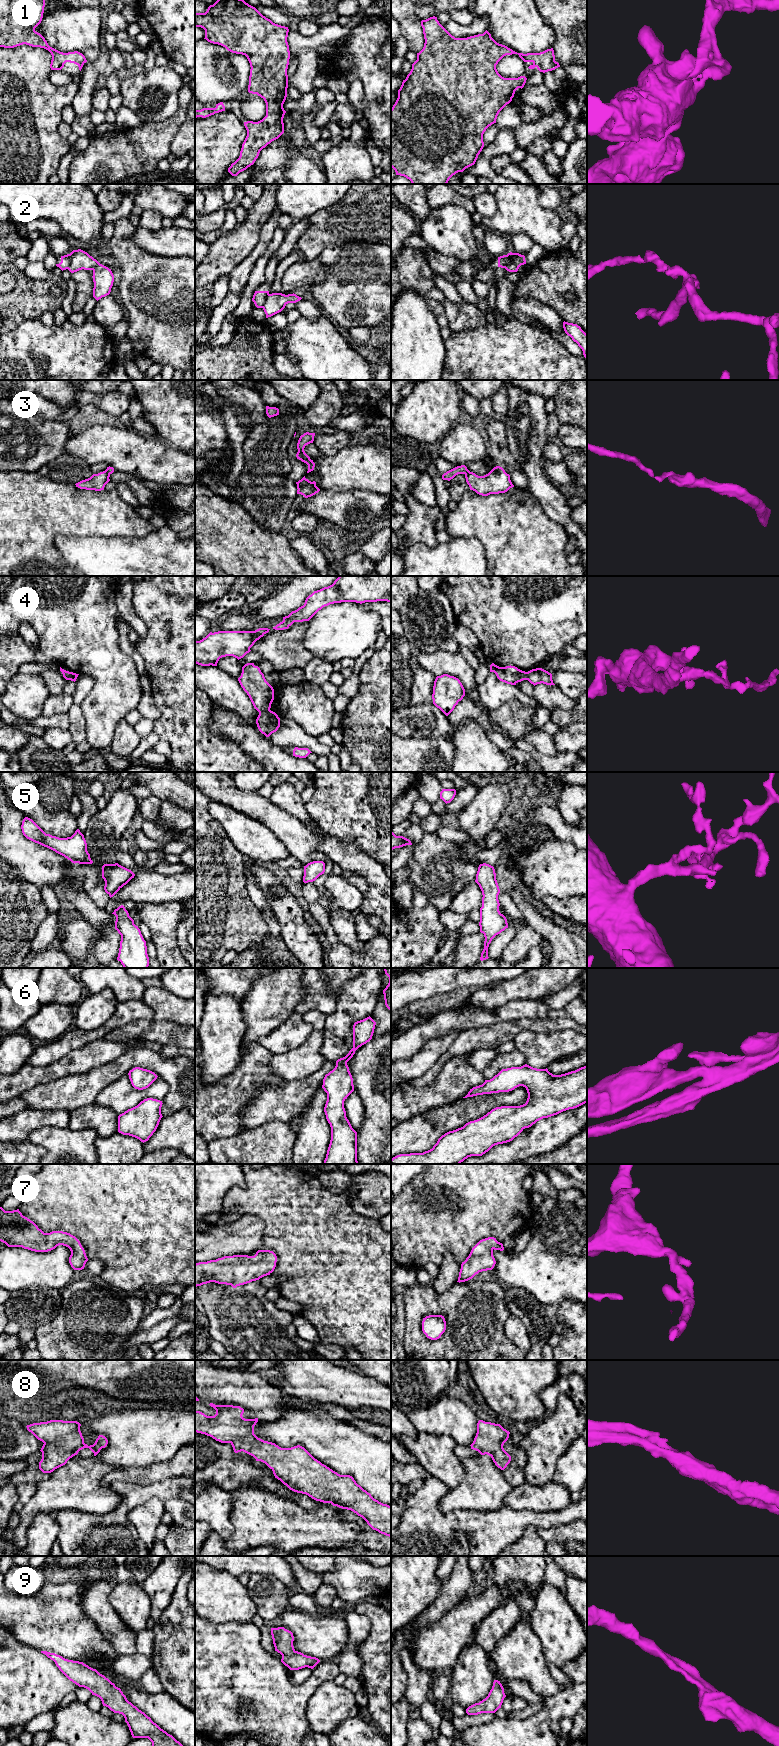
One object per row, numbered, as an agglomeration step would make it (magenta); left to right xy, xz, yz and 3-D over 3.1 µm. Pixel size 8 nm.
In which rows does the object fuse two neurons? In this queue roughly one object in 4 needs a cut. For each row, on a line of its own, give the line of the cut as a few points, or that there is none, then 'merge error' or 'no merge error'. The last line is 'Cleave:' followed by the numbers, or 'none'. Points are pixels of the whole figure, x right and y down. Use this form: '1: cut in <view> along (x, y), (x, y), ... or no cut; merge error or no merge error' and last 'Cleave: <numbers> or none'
1: no cut; no merge error
2: cut in xy along (69, 254), (69, 266), (67, 268); merge error
3: cut in xz along (298, 451), (305, 459), (310, 460); merge error
4: cut in xz along (269, 709), (259, 713); merge error
5: no cut; no merge error
6: no cut; no merge error
7: no cut; no merge error
8: no cut; no merge error
9: no cut; no merge error
Cleave: 2, 3, 4

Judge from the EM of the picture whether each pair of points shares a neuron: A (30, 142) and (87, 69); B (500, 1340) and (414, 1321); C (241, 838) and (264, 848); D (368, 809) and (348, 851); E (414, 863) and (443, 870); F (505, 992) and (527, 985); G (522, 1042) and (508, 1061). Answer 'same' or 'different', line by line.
A: different
B: same
C: same
D: different
E: same
F: same
G: different

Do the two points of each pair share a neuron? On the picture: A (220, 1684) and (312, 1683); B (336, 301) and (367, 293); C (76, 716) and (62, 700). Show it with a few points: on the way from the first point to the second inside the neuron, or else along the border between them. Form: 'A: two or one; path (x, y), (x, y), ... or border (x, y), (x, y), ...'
A: one; path (243, 1689), (289, 1690)
B: one; path (344, 294), (359, 293)
C: two; border (73, 703), (66, 711)

